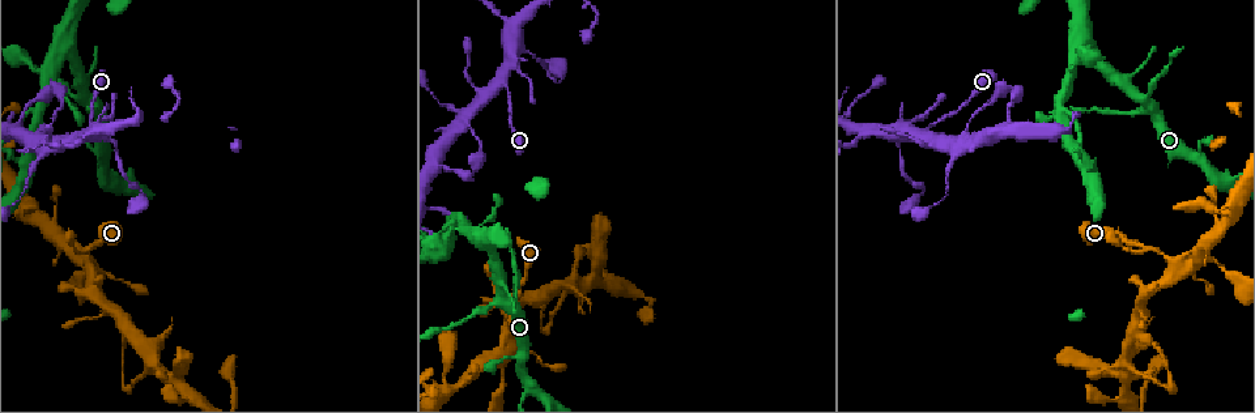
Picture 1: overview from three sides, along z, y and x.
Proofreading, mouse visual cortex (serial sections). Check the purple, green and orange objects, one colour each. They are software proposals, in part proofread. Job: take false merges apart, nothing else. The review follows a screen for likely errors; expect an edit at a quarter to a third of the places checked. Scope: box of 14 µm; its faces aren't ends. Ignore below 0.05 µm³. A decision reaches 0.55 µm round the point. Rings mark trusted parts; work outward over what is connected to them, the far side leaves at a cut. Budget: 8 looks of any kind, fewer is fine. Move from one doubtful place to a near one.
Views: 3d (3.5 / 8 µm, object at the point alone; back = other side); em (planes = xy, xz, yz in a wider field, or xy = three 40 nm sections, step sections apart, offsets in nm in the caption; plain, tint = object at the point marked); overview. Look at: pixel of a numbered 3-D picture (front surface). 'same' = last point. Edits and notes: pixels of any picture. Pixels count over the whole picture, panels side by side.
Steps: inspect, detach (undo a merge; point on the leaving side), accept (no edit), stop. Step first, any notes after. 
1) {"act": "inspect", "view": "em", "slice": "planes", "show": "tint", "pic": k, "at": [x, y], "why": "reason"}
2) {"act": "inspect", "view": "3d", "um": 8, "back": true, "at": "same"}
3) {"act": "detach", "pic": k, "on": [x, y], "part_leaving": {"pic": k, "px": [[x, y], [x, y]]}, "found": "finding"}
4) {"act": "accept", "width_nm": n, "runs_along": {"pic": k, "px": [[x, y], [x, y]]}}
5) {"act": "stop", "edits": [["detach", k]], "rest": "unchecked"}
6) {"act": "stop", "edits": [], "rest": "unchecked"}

{"act": "inspect", "view": "3d", "um": 3.5, "pic": 1, "at": [1140, 100], "why": "four or more arms meet"}

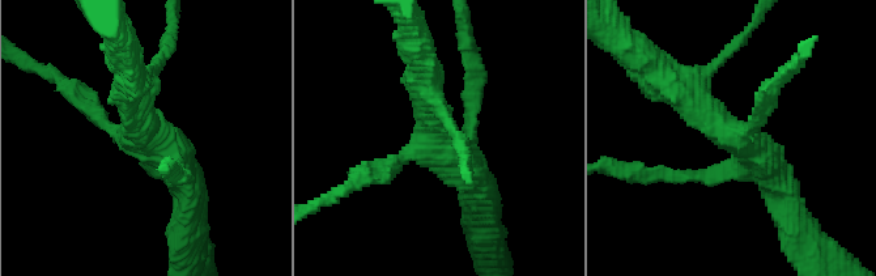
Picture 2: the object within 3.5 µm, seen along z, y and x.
{"act": "inspect", "view": "em", "slice": "xy", "step": 1, "show": "tint", "pic": 2, "at": [735, 134], "arms": 4, "arm_widths_nm": [200, 200, 300, 450], "why": "need the tissue"}

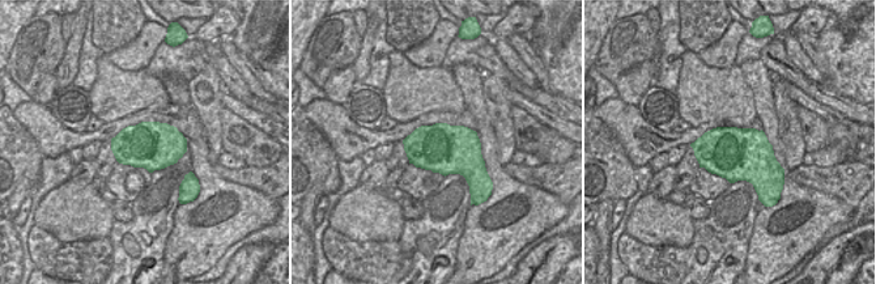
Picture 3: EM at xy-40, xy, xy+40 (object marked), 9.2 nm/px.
{"act": "detach", "pic": 2, "on": [84, 92], "part_leaving": {"pic": 2, "px": [[111, 127], [59, 79], [34, 67]]}, "found": "two cells meet here"}

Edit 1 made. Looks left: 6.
{"act": "inspect", "view": "overview", "why": "see it whole again"}

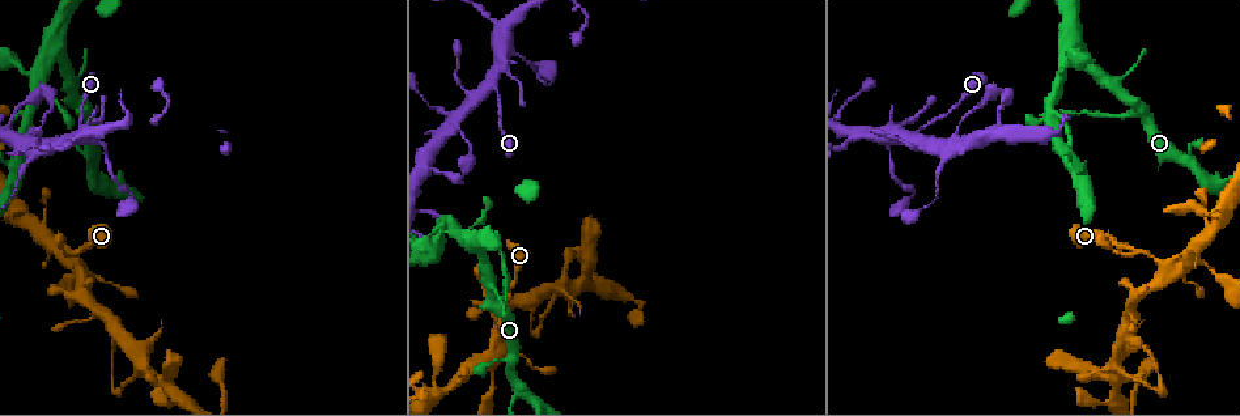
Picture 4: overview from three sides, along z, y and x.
{"act": "inspect", "view": "3d", "um": 3.5, "pic": 4, "at": [1065, 72], "why": "small branch off a trunk"}

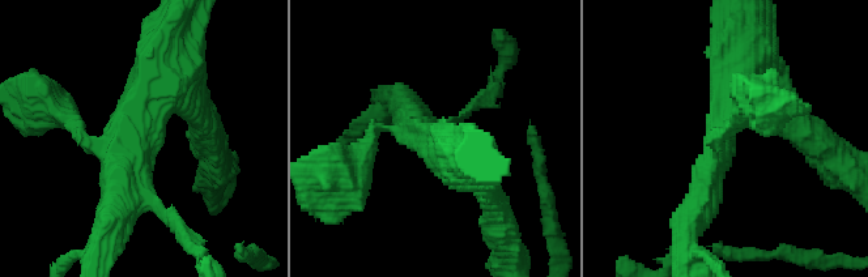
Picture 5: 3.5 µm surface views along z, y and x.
{"act": "inspect", "view": "em", "slice": "xy", "step": 1, "show": "tint", "pic": 5, "at": [421, 135], "arms": 3, "arm_widths_nm": [150, 300, 500]}

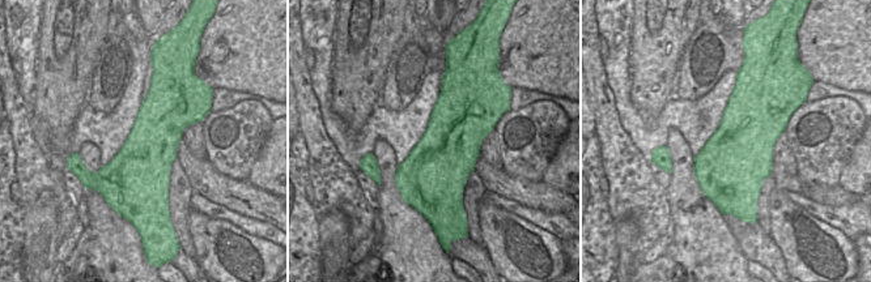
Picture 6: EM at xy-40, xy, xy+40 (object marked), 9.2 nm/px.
{"act": "inspect", "view": "em", "slice": "xy", "step": 2, "show": "tint", "at": "same"}

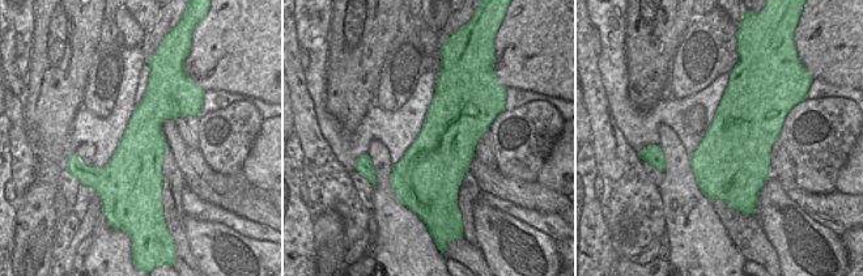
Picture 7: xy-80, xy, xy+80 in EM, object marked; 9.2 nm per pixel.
{"act": "accept", "runs_along": {"pic": 5, "px": [[177, 85], [136, 105], [111, 213]]}, "found": "all the same cell"}

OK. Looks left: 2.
{"act": "inspect", "view": "3d", "um": 3.5, "pic": 4, "at": [506, 57], "why": "arms run side by side"}

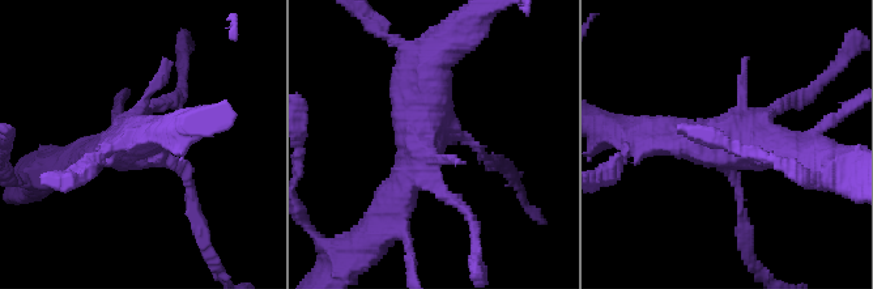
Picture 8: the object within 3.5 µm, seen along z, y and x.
{"act": "inspect", "view": "em", "slice": "xy", "step": 5, "show": "tint", "pic": 8, "at": [426, 141], "why": "now the EM"}

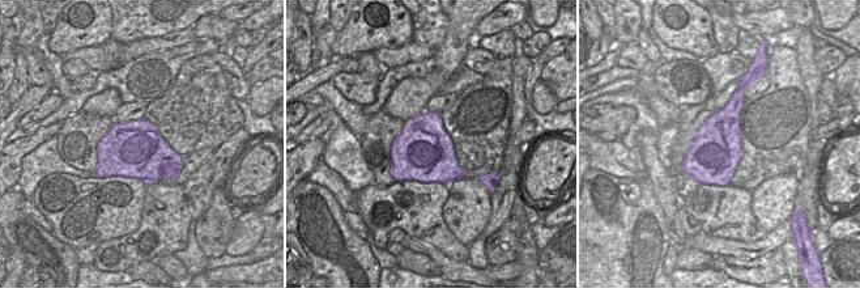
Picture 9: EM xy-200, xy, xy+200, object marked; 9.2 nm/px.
{"act": "accept", "runs_along": {"pic": 8, "px": [[392, 226], [433, 136], [437, 59]]}, "found": "one cell here"}

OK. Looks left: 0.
{"act": "stop", "edits": [["detach", 2]], "rest": "unchecked"}

